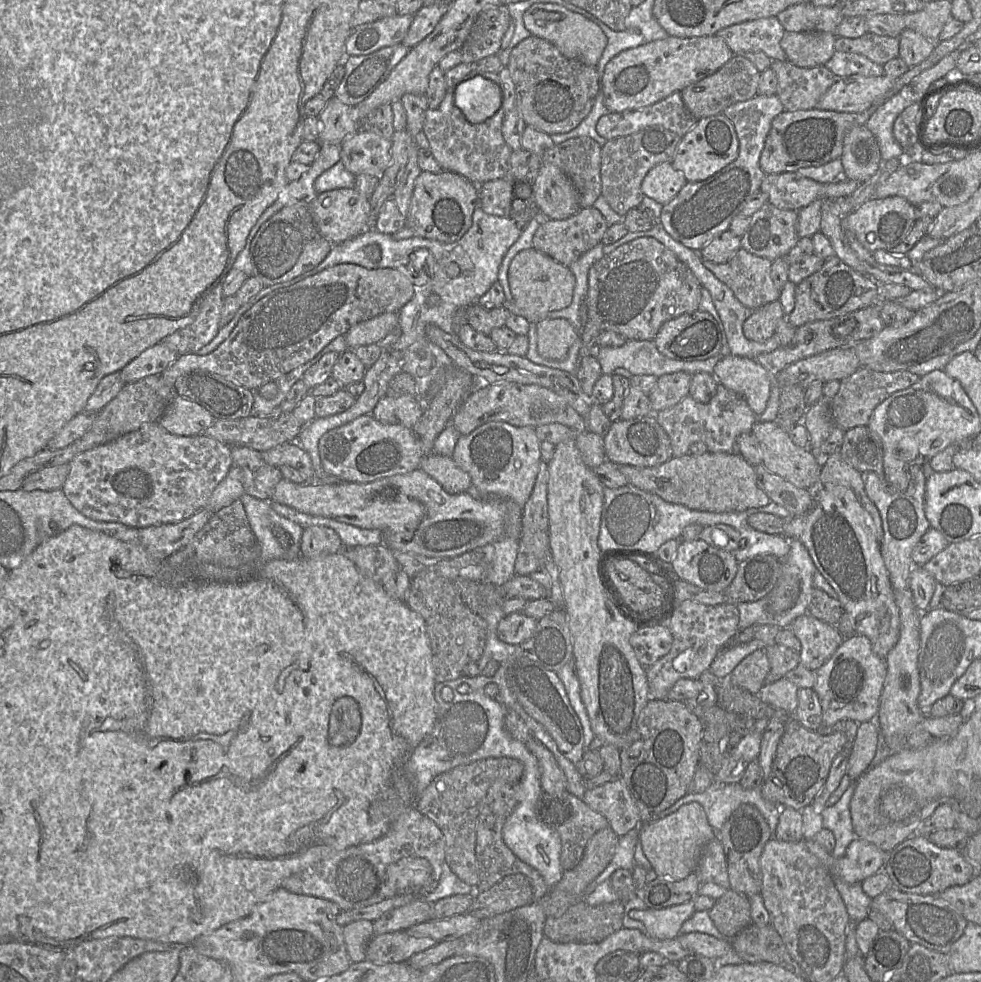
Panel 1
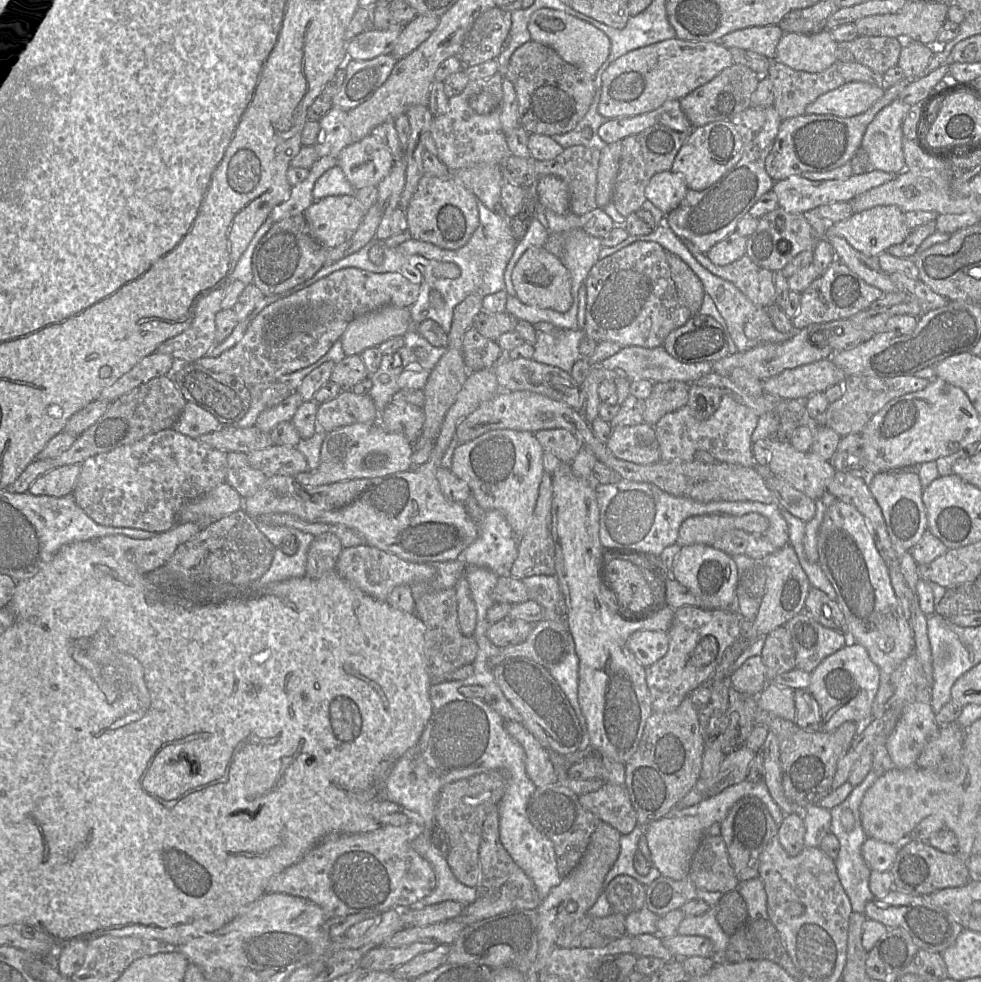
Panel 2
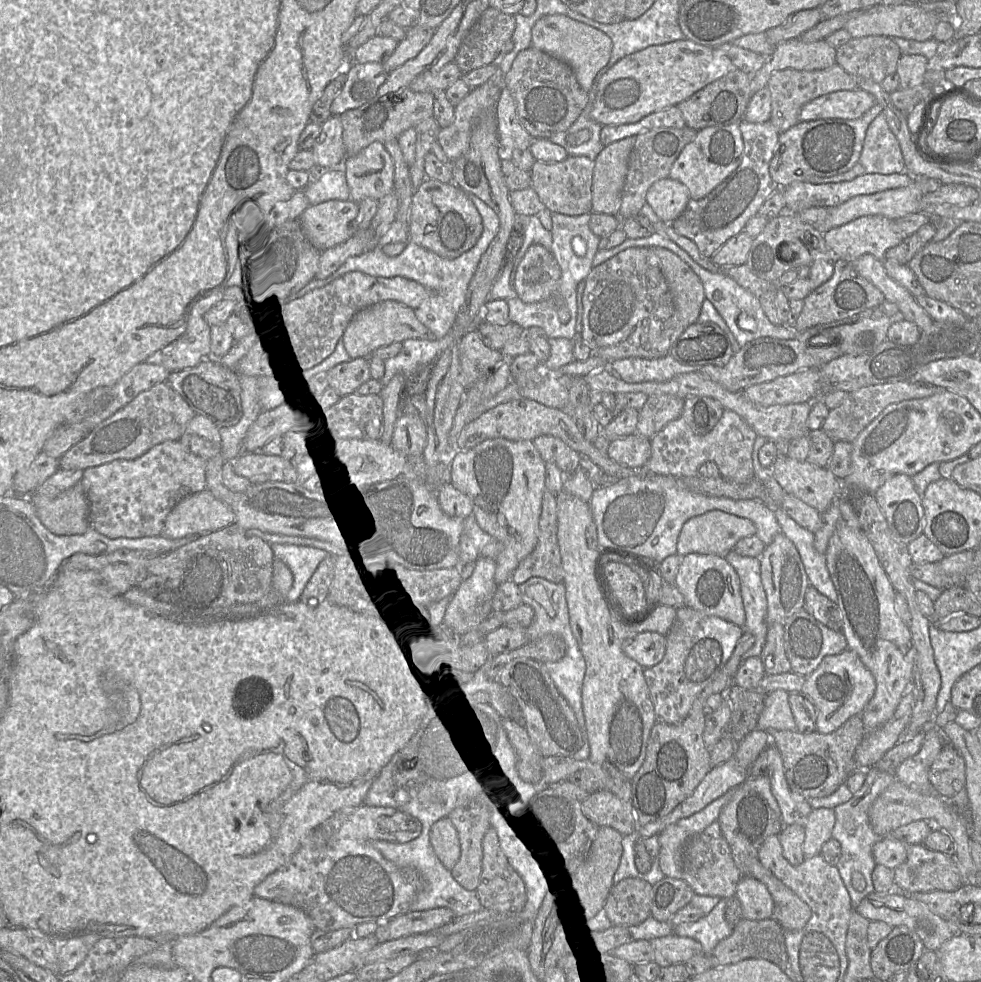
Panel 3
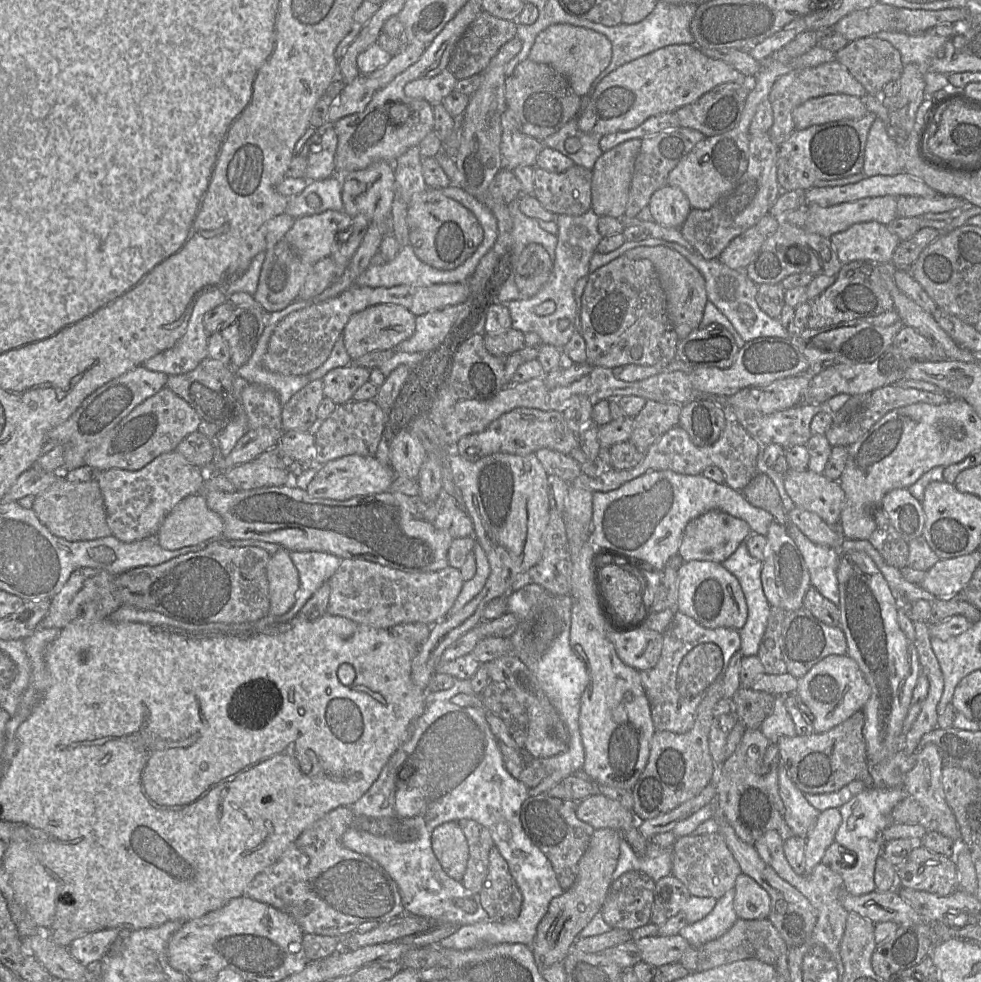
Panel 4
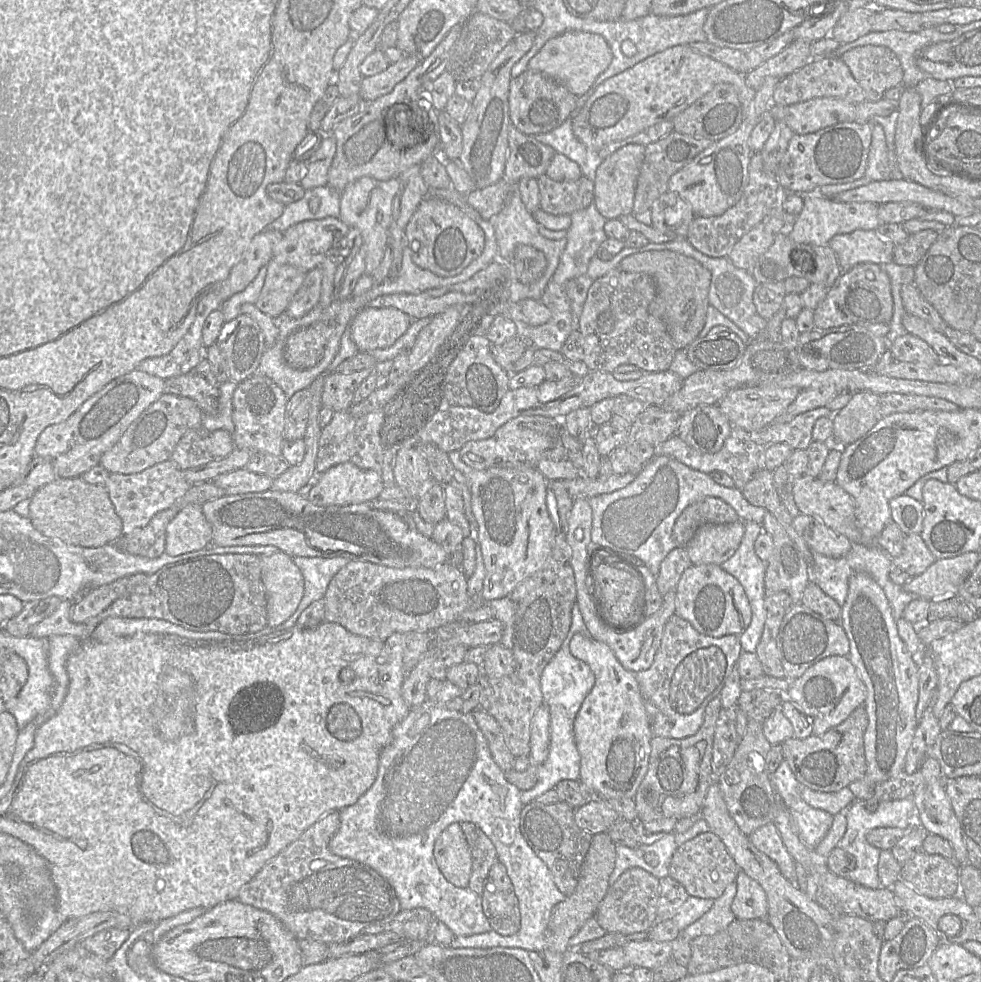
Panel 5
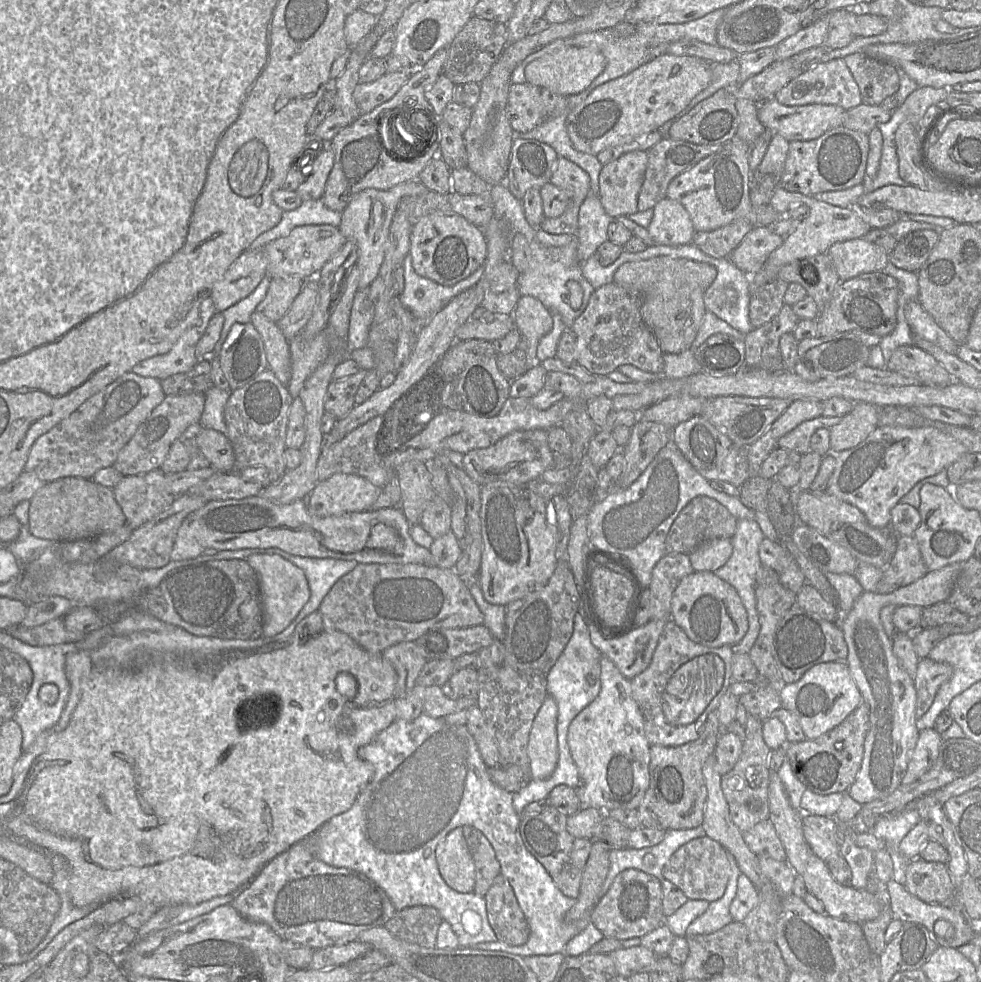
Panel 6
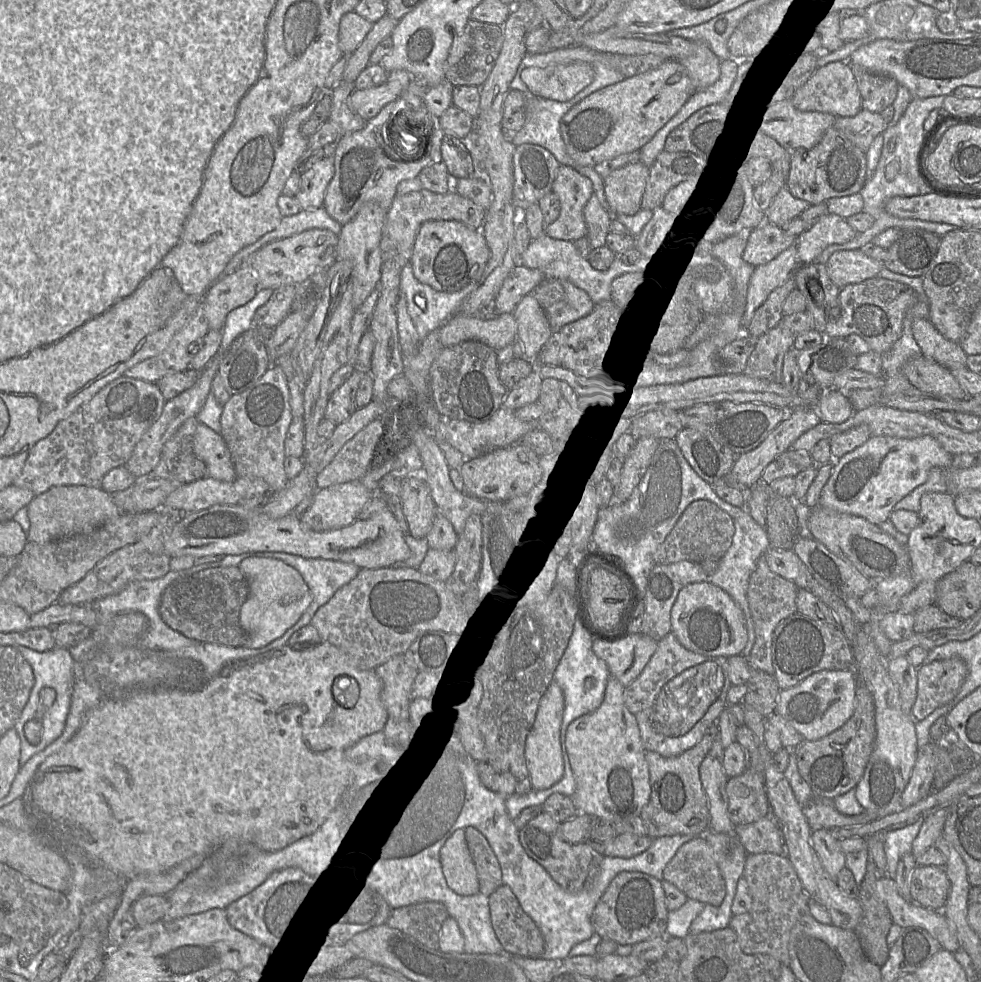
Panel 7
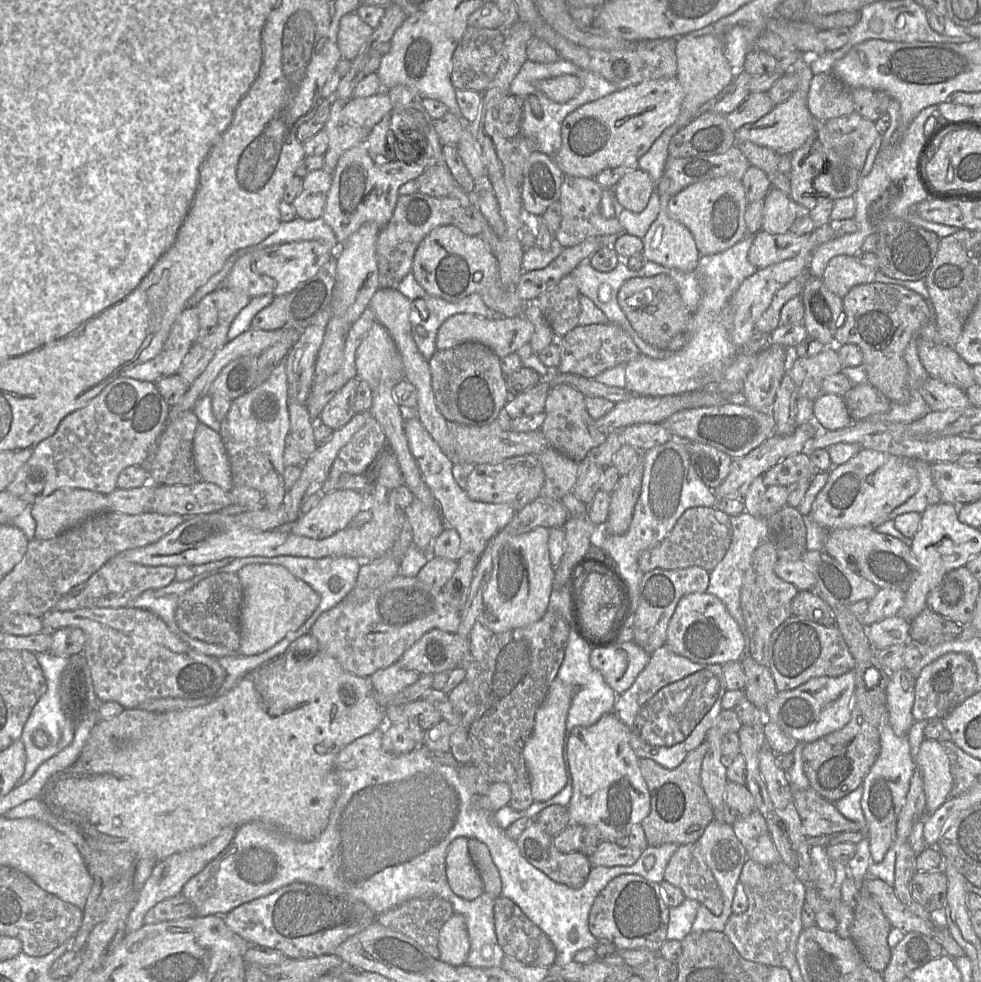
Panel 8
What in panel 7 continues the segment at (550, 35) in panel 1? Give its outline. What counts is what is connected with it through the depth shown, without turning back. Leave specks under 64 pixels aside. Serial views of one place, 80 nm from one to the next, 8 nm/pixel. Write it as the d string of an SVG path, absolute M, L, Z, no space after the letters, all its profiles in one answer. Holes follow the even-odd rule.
M586 62L552 64L546 68L527 67L521 77L530 94L566 102L592 83L594 70Z

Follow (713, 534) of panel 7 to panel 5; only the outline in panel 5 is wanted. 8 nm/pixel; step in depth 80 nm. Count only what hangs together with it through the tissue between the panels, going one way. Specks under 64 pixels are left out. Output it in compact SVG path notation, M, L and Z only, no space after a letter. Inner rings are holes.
M704 497L689 505L677 518L673 539L677 547L686 547L699 527L705 524L726 524L739 520L735 510L716 497Z

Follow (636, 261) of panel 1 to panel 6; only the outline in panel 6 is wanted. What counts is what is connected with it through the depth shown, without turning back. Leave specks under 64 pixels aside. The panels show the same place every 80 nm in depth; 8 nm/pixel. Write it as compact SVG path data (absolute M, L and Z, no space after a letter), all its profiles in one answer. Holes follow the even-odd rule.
M615 282L594 290L589 303L570 328L577 337L578 358L576 363L595 376L607 376L621 365L633 365L657 376L663 374L663 352L653 332L641 318L642 296L630 293Z

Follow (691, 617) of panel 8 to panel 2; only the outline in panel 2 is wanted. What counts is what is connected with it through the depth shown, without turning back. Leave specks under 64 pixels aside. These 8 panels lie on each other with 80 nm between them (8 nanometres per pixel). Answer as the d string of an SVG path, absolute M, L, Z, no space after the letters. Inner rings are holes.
M704 544L682 546L671 569L671 576L700 599L700 607L735 610L739 570L733 557L725 552Z

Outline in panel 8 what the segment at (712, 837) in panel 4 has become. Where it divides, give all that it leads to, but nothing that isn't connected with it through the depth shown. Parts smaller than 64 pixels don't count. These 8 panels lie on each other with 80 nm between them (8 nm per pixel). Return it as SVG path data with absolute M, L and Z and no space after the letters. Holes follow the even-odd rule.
M698 843L678 847L664 871L664 880L678 887L685 898L704 904L714 915L721 914L722 892Z

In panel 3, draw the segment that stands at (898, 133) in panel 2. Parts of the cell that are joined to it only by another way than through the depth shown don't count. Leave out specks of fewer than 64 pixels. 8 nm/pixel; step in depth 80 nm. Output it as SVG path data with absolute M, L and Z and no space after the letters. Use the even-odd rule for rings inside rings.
M883 112L867 128L859 162L866 173L889 175L905 171L899 142Z

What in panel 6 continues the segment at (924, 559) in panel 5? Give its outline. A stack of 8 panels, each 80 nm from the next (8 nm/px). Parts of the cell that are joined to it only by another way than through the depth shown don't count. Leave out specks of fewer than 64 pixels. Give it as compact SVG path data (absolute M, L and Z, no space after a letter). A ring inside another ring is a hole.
M898 536L896 551L884 569L884 576L895 579L896 586L906 586L927 573L916 539L911 536Z

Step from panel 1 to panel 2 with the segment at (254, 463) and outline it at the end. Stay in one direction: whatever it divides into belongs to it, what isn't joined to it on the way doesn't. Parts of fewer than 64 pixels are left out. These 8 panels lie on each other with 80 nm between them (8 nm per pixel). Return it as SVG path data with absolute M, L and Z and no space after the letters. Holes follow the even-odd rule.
M244 452L227 453L227 474L225 482L245 499L252 496L266 481L267 476L254 469Z

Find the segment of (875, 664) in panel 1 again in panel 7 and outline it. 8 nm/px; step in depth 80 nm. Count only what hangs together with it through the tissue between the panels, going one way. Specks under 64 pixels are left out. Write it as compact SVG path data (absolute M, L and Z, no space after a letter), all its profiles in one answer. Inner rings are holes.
M822 670L792 688L781 690L775 712L787 720L804 740L818 740L842 727L854 714L855 708L855 671Z

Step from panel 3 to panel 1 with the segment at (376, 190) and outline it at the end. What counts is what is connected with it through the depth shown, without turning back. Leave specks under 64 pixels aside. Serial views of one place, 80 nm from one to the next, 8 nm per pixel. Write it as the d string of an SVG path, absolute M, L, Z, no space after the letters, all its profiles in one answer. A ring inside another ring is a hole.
M359 129L341 143L341 161L353 175L369 174L380 178L391 161L392 140L372 131Z

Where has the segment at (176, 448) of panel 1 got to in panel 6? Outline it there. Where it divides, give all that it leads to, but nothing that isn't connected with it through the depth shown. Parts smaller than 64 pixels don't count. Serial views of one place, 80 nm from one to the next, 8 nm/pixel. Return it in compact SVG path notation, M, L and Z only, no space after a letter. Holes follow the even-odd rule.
M160 468L144 474L127 475L112 489L115 500L132 529L141 527L167 509L175 497L166 487Z

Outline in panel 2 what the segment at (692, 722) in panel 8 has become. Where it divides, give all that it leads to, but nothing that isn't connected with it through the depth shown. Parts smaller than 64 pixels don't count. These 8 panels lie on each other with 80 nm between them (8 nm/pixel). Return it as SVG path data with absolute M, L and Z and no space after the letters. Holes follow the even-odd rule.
M700 606L675 609L673 622L667 631L667 653L651 666L645 667L653 712L676 709L692 690L712 677L726 649L739 637L740 623L740 615L732 609L707 609Z

